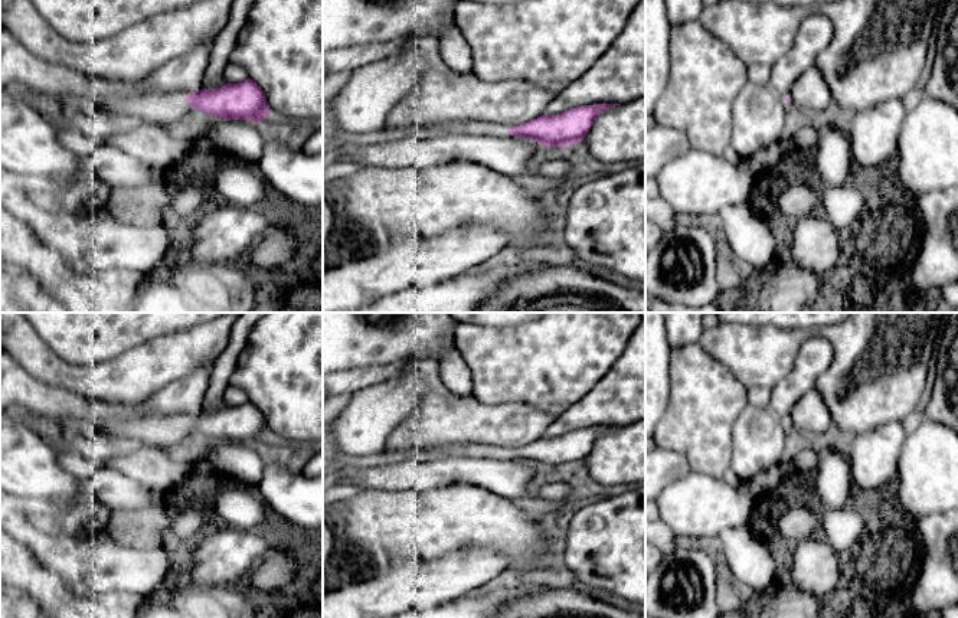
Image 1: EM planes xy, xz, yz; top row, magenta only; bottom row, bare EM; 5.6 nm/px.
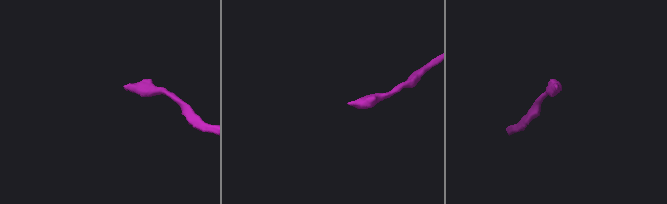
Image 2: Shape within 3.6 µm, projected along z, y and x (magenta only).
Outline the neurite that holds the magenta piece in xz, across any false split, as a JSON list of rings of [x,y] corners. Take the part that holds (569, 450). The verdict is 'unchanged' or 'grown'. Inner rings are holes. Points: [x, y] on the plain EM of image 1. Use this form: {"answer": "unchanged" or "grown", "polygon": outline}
{"answer": "unchanged", "polygon": [[[594,426],[568,432],[556,438],[540,438],[526,447],[507,452],[510,458],[526,460],[545,470],[568,470],[579,467],[589,455],[598,438],[619,426]]]}

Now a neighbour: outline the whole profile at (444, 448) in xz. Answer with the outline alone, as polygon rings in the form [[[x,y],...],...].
[[[441,444],[437,447],[426,447],[426,448],[413,447],[405,449],[405,452],[411,454],[412,458],[429,458],[429,457],[473,454],[473,452],[497,454],[496,451],[487,447],[474,447],[471,444]]]

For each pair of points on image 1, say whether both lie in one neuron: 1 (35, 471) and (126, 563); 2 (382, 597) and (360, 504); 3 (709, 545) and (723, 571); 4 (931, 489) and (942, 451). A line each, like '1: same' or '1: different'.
1: different
2: different
3: same
4: same

